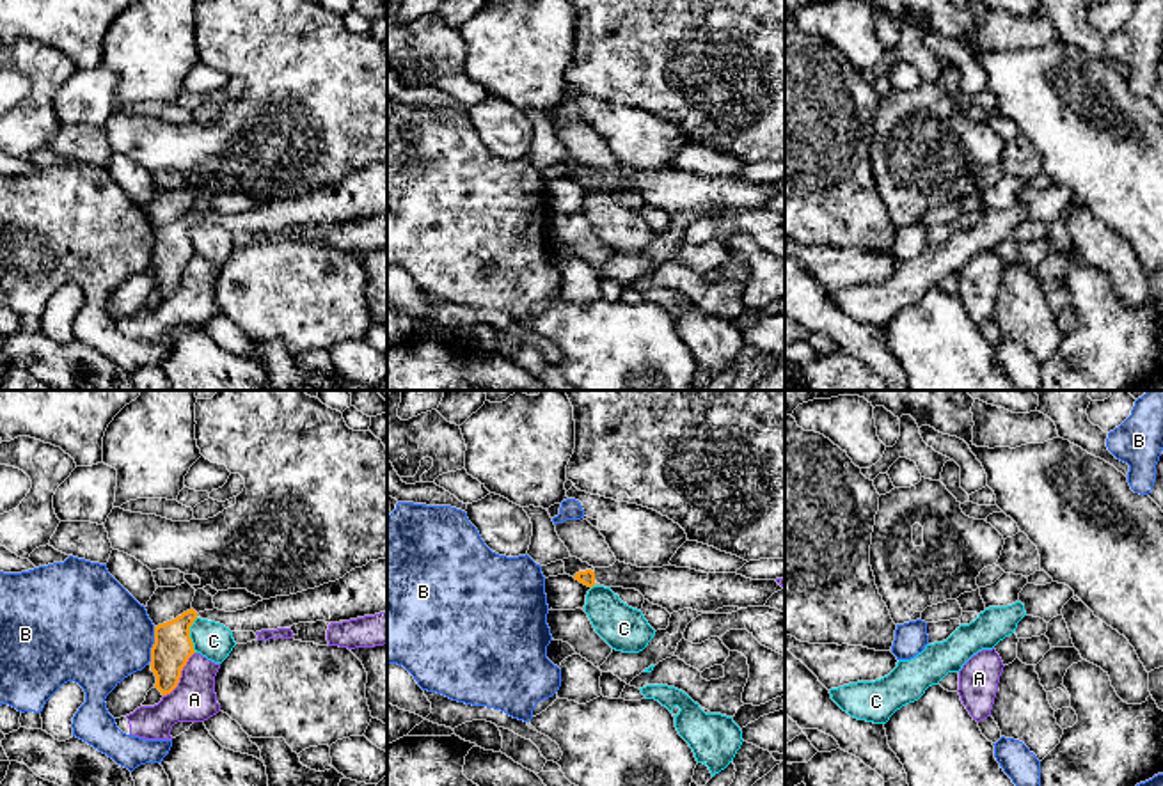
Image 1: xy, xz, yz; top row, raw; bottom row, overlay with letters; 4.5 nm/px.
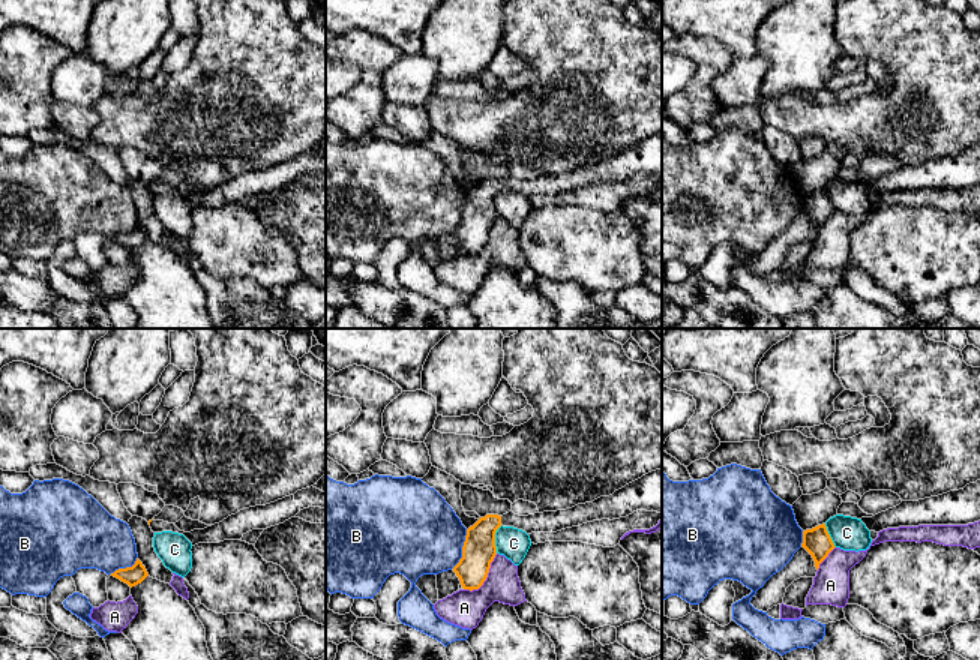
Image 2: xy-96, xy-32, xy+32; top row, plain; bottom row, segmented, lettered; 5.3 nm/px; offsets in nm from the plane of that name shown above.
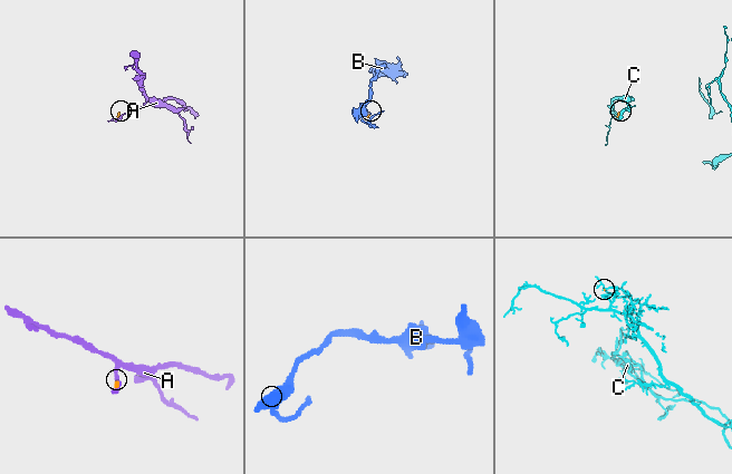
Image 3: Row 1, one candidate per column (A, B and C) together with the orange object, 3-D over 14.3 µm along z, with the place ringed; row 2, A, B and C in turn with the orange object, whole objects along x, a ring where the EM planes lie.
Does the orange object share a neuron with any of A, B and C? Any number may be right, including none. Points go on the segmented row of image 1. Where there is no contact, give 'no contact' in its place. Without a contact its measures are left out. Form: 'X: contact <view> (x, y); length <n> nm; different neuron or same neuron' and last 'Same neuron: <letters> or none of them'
A: contact xy (180, 675); length 240 nm; different neuron
B: contact xy (153, 644); length 160 nm; different neuron
C: contact xy (189, 636); length 160 nm; different neuron
Same neuron: none of them

